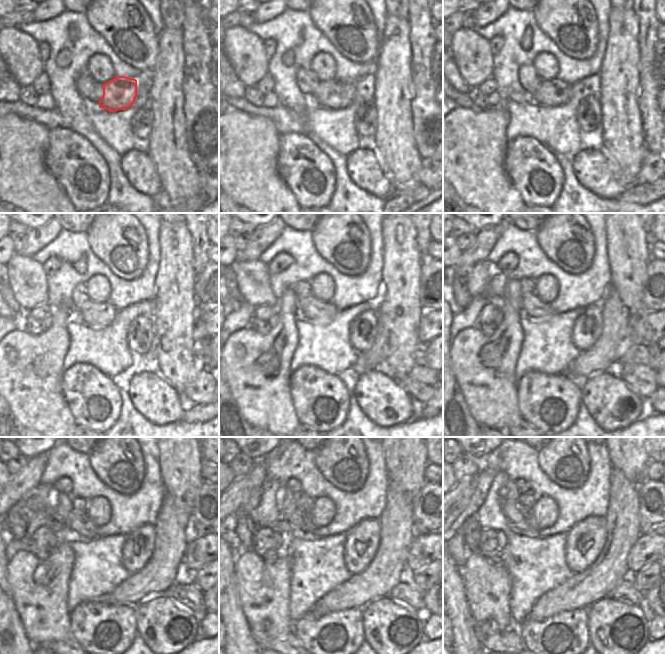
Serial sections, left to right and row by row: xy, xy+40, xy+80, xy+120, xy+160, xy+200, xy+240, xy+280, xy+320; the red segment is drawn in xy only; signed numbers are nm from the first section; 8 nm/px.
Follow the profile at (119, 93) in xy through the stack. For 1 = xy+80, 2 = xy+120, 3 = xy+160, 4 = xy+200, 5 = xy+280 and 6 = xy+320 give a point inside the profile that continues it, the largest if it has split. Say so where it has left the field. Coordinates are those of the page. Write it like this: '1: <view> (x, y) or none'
1: xy+80 (552, 93)
2: xy+120 (97, 315)
3: xy+160 (320, 313)
4: xy+200 (538, 311)
5: xy+280 (302, 520)
6: xy+320 (515, 512)

